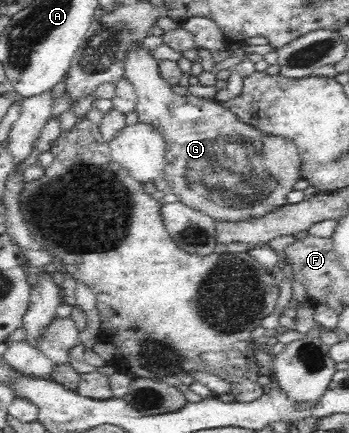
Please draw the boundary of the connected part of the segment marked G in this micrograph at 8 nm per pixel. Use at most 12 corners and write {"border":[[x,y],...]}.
{"border":[[147,48],[125,78],[165,142],[168,191],[216,222],[283,207],[301,158]]}

